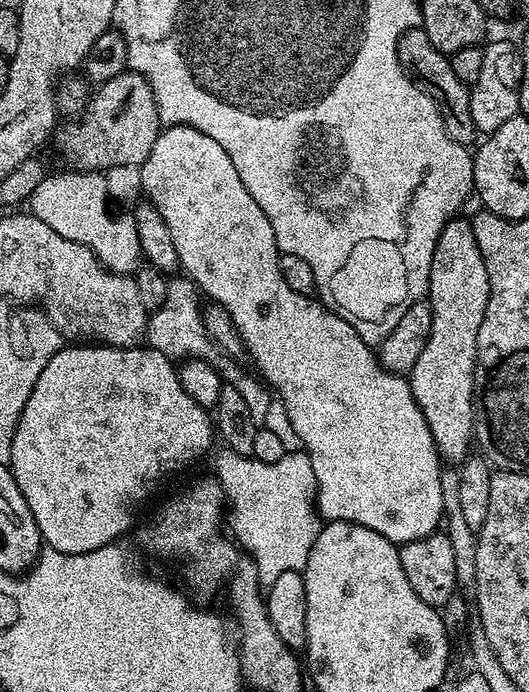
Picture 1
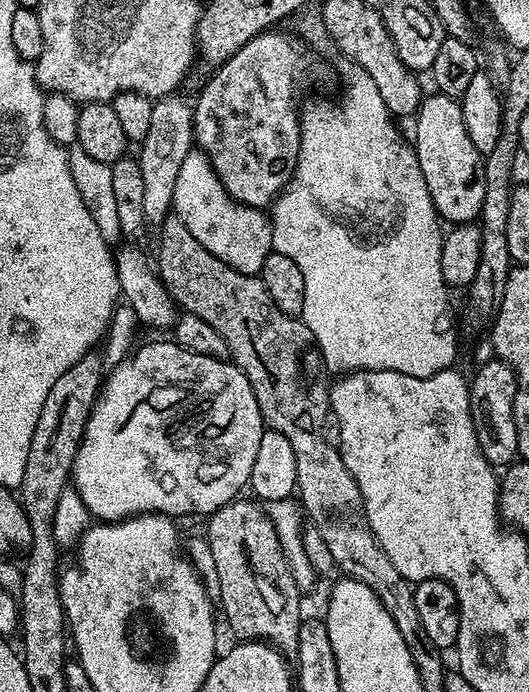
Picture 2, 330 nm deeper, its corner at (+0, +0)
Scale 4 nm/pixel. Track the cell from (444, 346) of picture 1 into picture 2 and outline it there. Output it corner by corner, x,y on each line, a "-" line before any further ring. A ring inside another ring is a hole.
441,94
425,95
416,112
416,140
414,147
418,166
422,166
422,178
426,178
426,190
434,202
441,221
449,225
467,224
475,221
486,198
484,156
470,142
466,134
466,122
462,122
459,99

